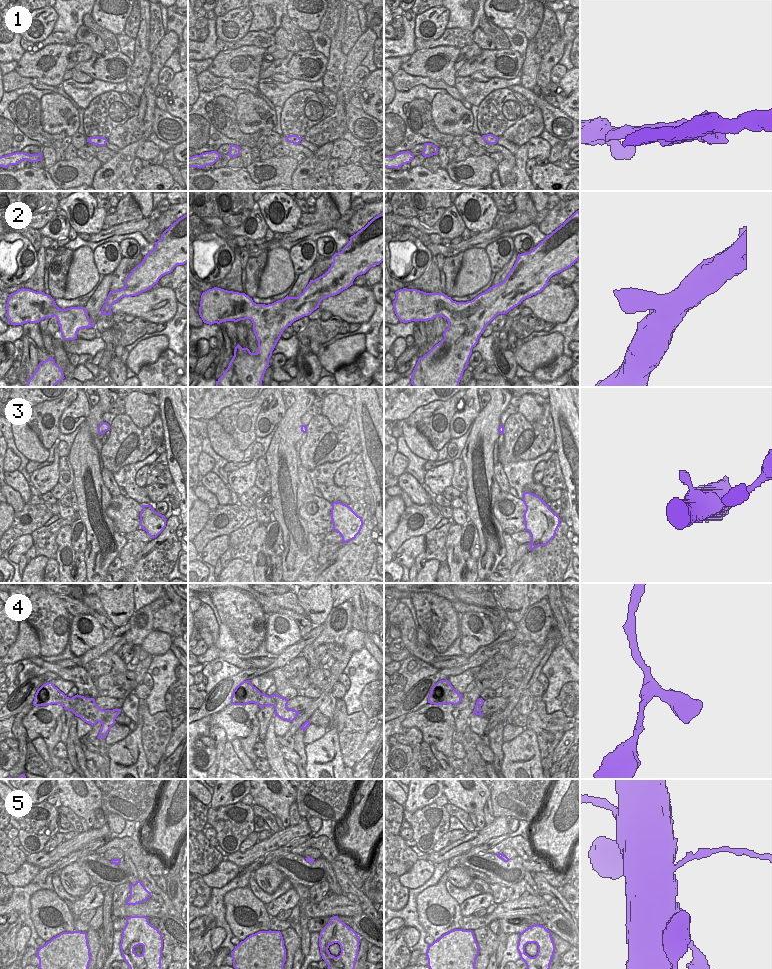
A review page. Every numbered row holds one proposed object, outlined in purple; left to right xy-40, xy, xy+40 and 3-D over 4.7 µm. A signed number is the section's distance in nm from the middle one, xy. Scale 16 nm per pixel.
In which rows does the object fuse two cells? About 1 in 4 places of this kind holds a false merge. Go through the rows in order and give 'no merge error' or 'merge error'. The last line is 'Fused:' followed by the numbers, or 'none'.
1: no merge error
2: no merge error
3: no merge error
4: no merge error
5: merge error
Fused: 5

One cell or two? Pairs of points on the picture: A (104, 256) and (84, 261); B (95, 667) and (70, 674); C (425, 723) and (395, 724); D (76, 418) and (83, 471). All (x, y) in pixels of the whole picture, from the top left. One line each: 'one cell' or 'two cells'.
A: two cells
B: two cells
C: two cells
D: two cells

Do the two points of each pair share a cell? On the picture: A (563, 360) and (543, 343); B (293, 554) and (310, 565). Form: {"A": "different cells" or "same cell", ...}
{"A": "different cells", "B": "different cells"}

